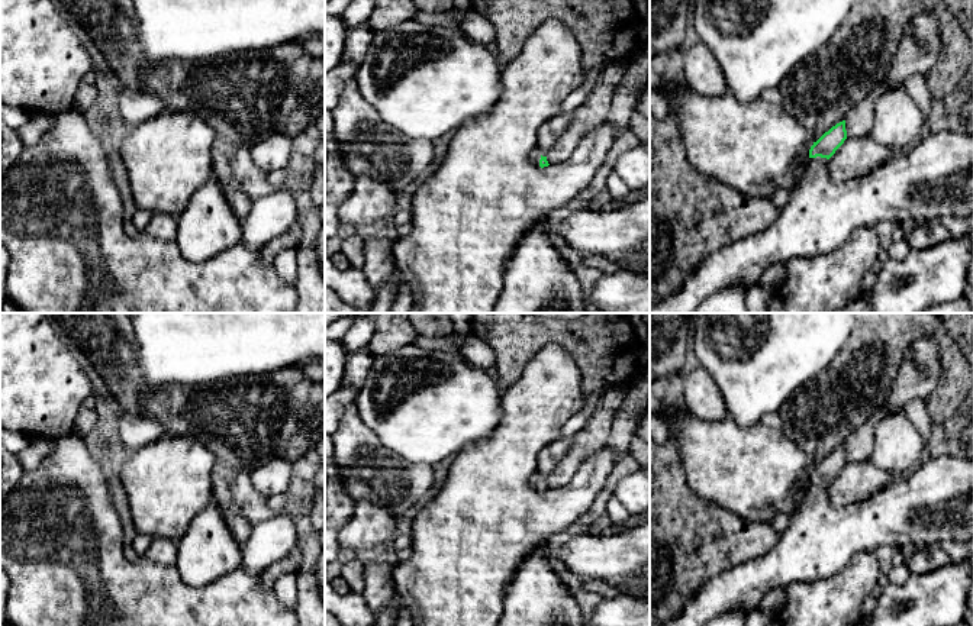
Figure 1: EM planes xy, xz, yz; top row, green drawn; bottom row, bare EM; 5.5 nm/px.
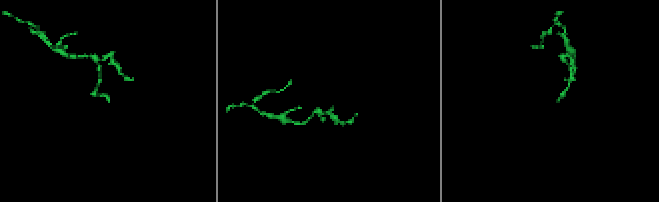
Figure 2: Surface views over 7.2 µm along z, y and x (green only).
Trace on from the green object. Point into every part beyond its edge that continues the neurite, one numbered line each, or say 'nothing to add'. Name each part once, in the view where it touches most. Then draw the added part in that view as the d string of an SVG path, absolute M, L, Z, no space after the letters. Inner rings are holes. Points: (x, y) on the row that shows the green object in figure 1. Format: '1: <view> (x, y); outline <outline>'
1: yz (934, 178); outline M940 130L924 133L908 151L893 155L873 172L834 183L828 174L827 158L809 158L805 178L790 190L790 199L779 217L764 230L741 239L703 259L700 267L667 300L650 307L650 313L695 313L712 294L731 285L751 288L758 284L761 274L774 264L786 264L793 258L815 258L841 246L860 228L874 228L882 222L902 223L912 219L916 223L941 220L944 216L969 219L973 216L973 135Z

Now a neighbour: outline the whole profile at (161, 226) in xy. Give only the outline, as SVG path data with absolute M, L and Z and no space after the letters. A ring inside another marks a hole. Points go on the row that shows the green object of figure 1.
M152 214L145 233L161 241L174 241L178 230L178 219L168 214Z

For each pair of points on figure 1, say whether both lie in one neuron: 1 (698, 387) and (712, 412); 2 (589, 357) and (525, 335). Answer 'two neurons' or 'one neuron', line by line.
1: one neuron
2: one neuron

